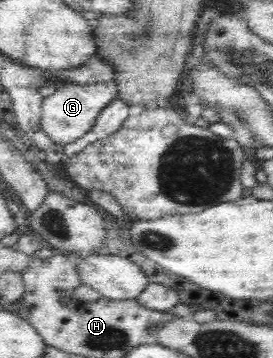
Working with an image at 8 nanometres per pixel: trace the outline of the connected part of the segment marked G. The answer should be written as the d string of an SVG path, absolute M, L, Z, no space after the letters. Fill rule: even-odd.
M58 82L56 93L45 97L41 102L41 128L51 138L51 141L61 145L73 143L79 137L85 136L97 122L101 111L113 100L119 99L117 82L100 82L82 85L72 82Z

